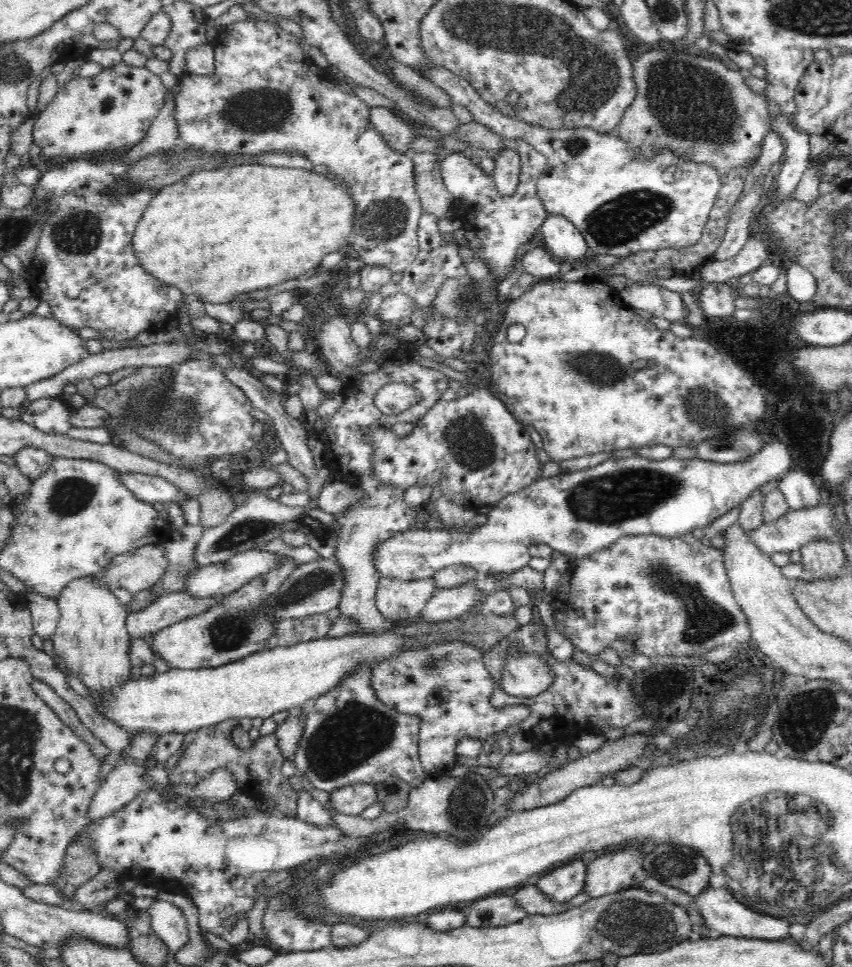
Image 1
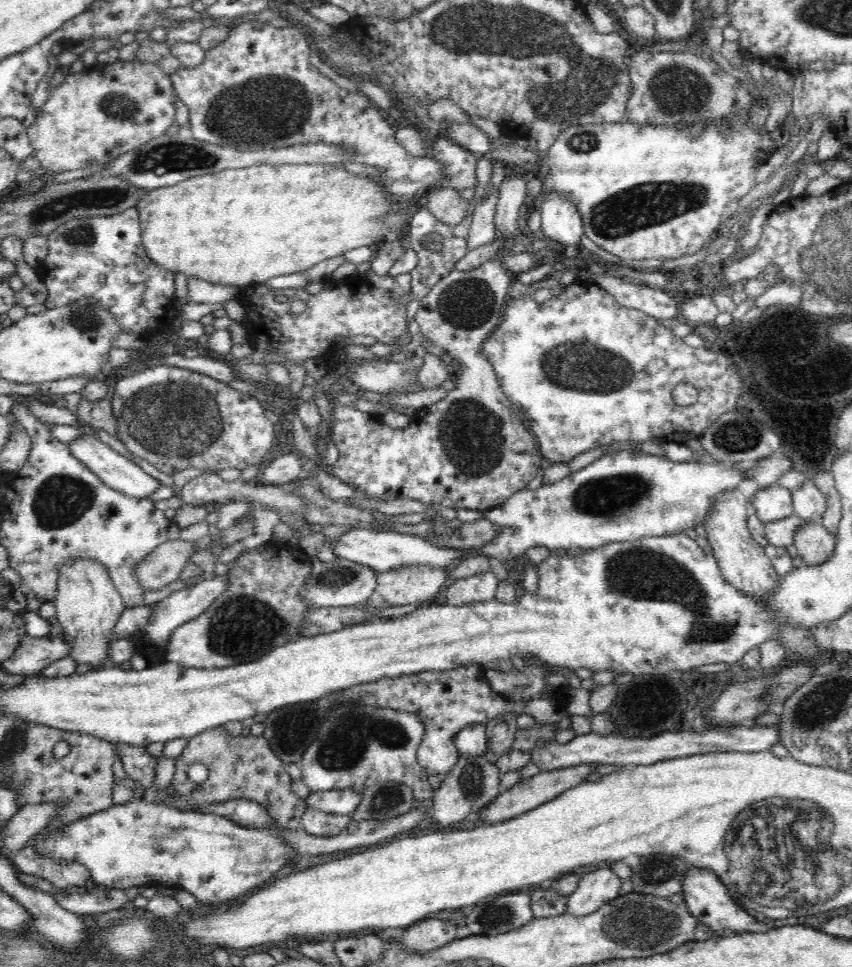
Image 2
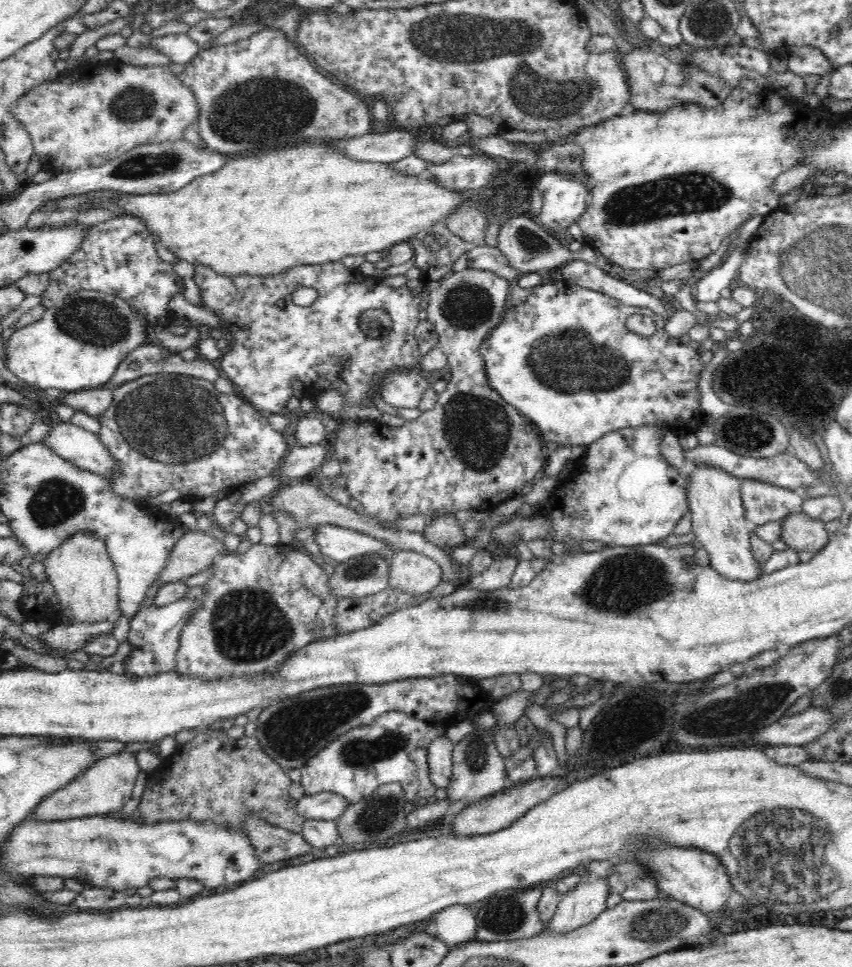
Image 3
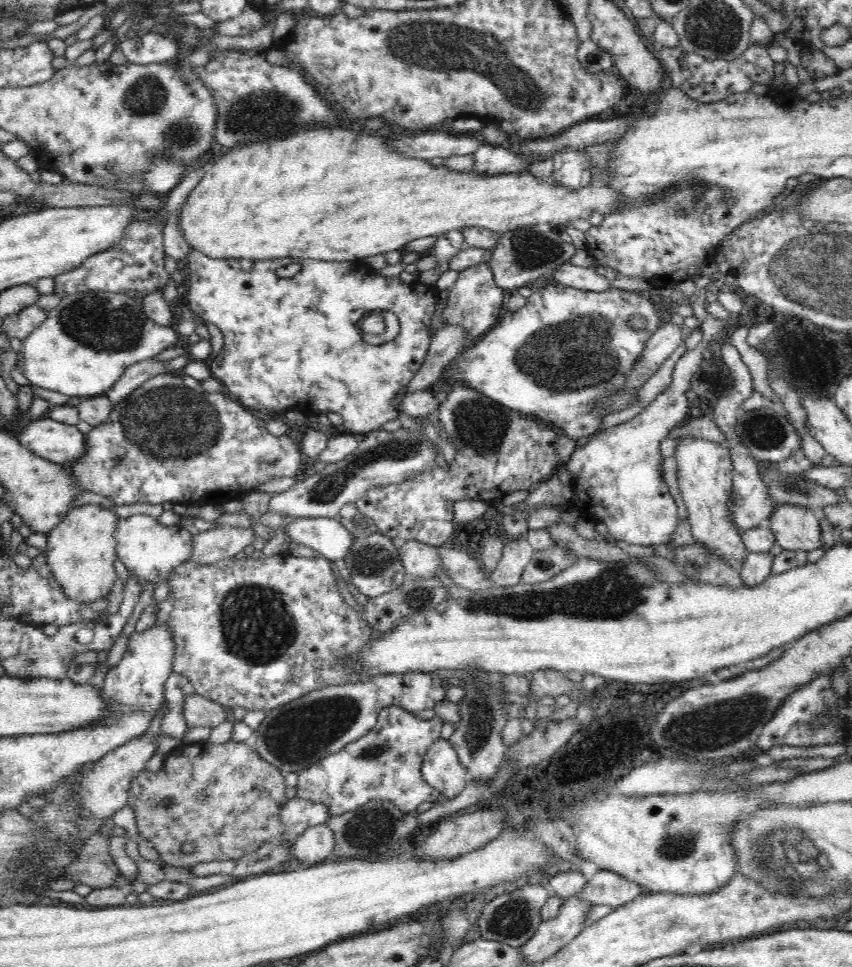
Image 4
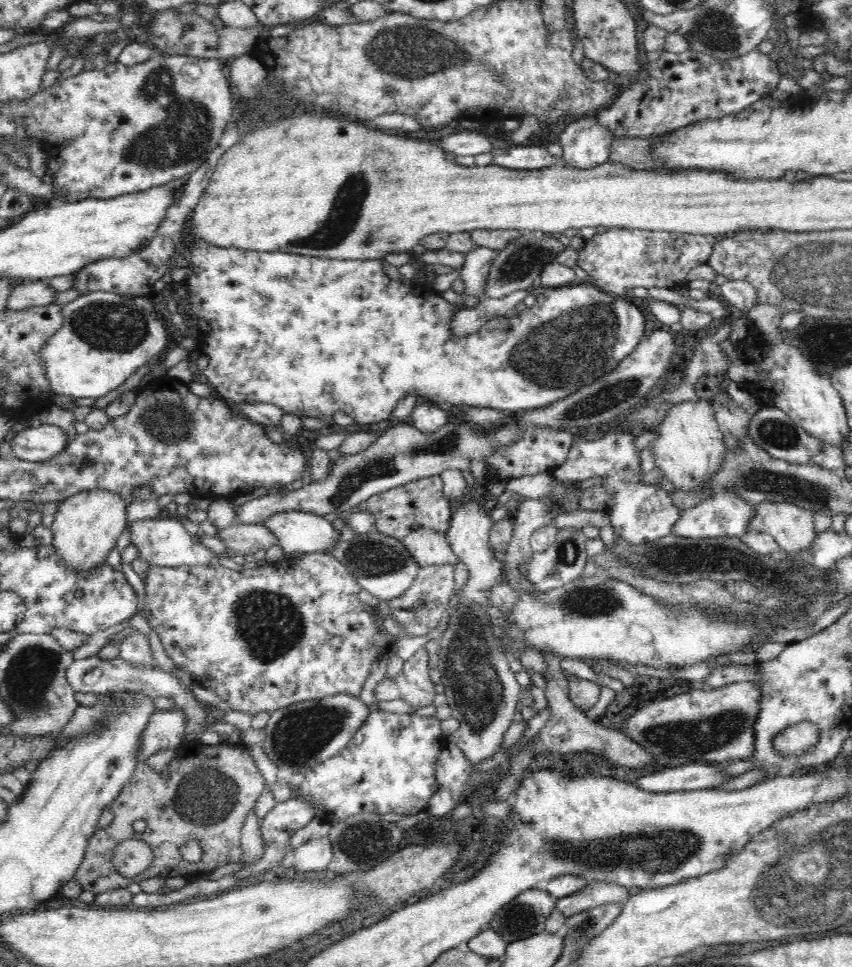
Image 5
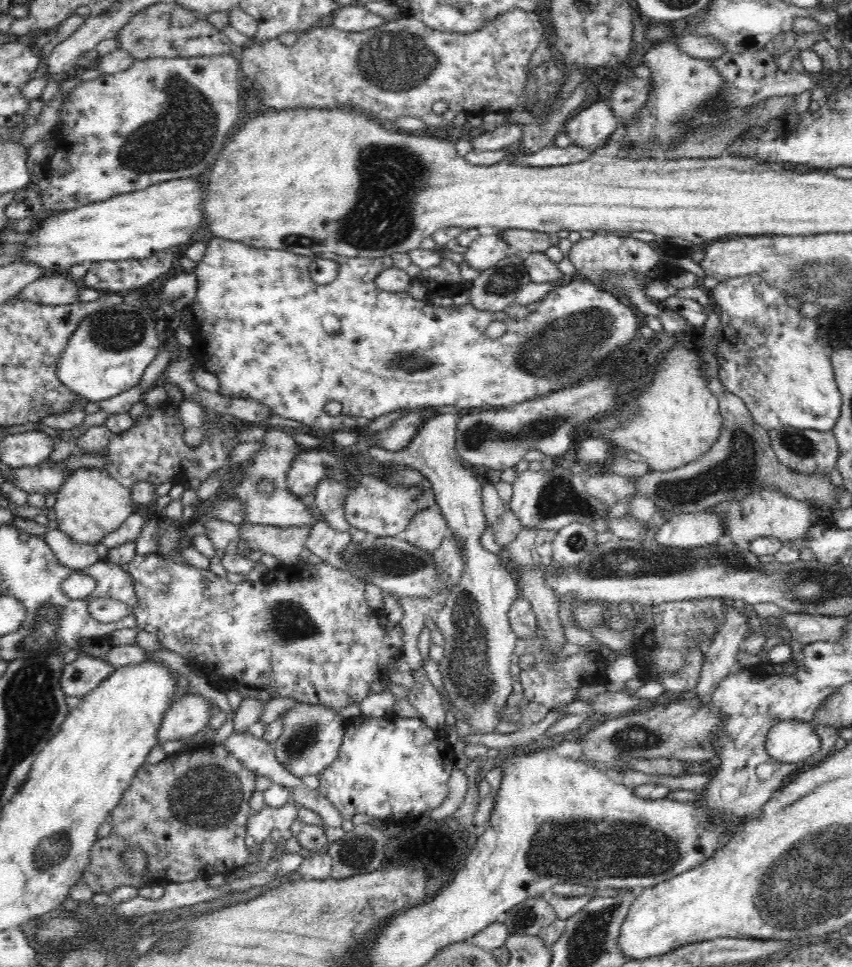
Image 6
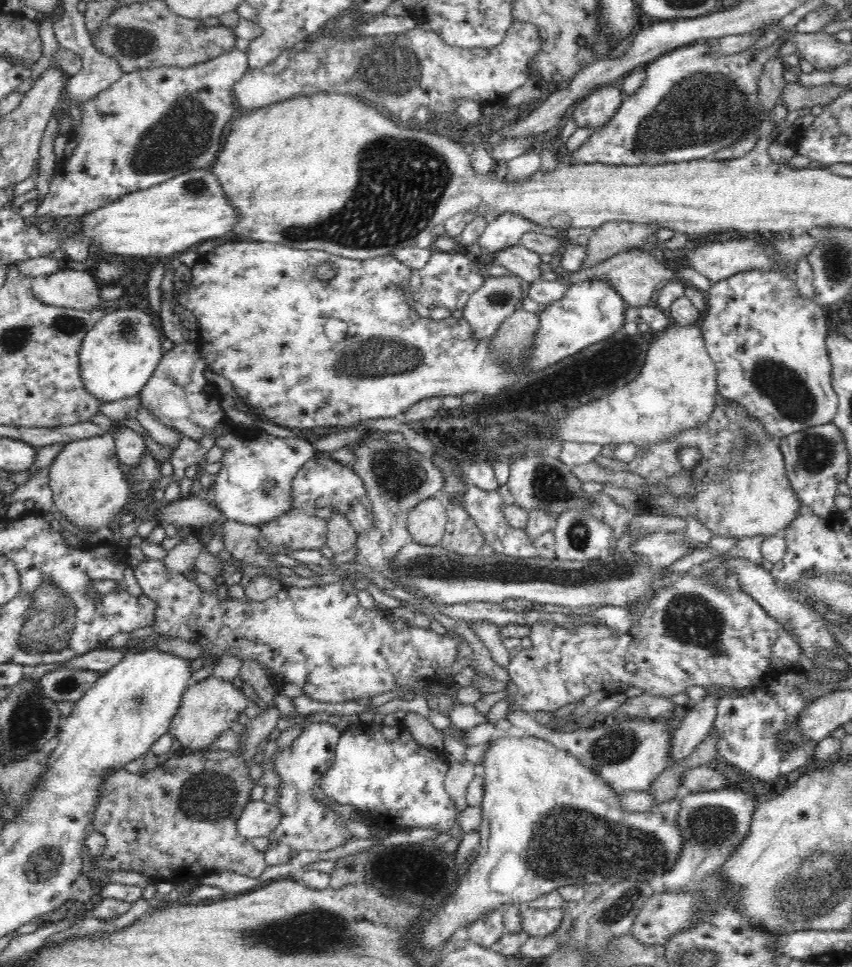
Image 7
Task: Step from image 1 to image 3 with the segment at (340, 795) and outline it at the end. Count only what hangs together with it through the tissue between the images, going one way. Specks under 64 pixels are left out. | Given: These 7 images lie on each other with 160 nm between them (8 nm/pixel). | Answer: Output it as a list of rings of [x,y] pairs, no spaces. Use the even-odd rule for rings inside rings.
[[[320,792],[320,794],[304,795],[297,800],[296,812],[304,821],[328,821],[340,818],[349,802],[333,792]]]

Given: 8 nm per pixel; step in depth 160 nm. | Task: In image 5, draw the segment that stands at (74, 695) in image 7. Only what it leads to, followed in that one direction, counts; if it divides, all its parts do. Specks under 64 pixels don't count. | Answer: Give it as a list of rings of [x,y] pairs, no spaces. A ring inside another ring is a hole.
[[[98,653],[93,656],[77,659],[68,668],[67,680],[74,692],[85,692],[86,694],[108,694],[110,692],[141,692],[150,697],[158,698],[165,696],[173,698],[176,707],[180,707],[186,715],[186,734],[183,742],[199,738],[199,734],[207,727],[205,704],[186,686],[179,682],[173,674],[168,674],[158,666],[135,665],[122,660],[119,656],[114,659],[102,659]]]

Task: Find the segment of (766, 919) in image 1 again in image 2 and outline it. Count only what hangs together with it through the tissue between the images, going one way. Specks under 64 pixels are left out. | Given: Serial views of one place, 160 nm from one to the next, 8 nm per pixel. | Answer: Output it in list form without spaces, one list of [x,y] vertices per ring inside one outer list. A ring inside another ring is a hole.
[[[691,866],[690,869],[683,872],[681,881],[684,905],[698,922],[703,922],[712,930],[734,930],[734,932],[766,932],[768,930],[768,926],[758,924],[752,916],[740,908],[740,905],[736,904],[735,899],[714,871]]]

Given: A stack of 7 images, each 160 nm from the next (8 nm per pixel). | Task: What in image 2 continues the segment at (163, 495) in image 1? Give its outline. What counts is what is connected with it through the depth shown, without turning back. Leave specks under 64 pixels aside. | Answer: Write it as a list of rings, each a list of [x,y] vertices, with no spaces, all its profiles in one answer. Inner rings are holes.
[[[88,433],[80,438],[69,442],[68,448],[70,452],[96,476],[100,477],[104,485],[123,492],[126,496],[134,498],[146,498],[150,496],[161,484],[158,479],[148,475],[140,466],[136,465],[131,459],[113,450],[108,444],[100,441],[96,434]]]

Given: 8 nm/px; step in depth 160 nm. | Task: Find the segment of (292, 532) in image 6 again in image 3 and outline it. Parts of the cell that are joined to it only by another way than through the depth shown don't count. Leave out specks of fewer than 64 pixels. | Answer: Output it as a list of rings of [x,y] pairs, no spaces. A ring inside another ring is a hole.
[[[198,530],[185,533],[181,540],[177,541],[168,565],[155,585],[180,582],[183,578],[200,574],[223,554],[224,542],[213,538],[207,532]]]

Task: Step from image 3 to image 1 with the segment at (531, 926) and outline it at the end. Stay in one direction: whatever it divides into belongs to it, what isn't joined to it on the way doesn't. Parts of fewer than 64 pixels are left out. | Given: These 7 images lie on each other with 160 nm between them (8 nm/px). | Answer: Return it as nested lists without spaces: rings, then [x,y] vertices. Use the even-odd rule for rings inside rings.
[[[492,895],[469,904],[467,922],[474,928],[508,926],[520,922],[527,912],[512,895]]]

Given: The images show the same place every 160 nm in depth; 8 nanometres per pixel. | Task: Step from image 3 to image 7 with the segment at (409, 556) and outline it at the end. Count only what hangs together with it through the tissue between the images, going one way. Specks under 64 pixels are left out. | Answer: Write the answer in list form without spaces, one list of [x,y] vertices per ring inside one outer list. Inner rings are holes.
[[[437,496],[419,502],[407,517],[408,531],[414,543],[424,546],[441,544],[449,520],[446,509]]]

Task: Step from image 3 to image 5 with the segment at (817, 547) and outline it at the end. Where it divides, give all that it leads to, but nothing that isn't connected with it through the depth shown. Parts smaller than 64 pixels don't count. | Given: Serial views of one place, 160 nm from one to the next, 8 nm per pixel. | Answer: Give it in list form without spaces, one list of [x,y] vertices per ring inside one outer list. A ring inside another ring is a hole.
[[[761,502],[750,519],[750,531],[767,533],[789,555],[808,549],[816,540],[815,512],[792,503]]]

